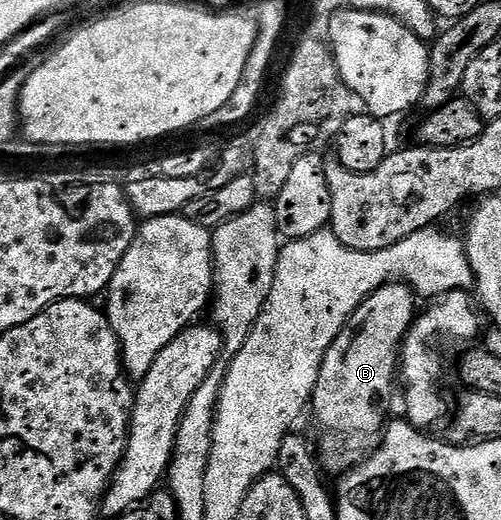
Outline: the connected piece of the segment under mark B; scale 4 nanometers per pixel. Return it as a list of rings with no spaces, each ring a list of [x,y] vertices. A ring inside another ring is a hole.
[[[386,283],[359,303],[319,367],[311,413],[313,409],[318,427],[325,432],[321,445],[319,441],[319,456],[328,468],[352,469],[362,458],[360,451],[372,448],[385,432],[393,376],[399,373],[399,350],[418,312],[414,290],[408,284],[393,284]]]

